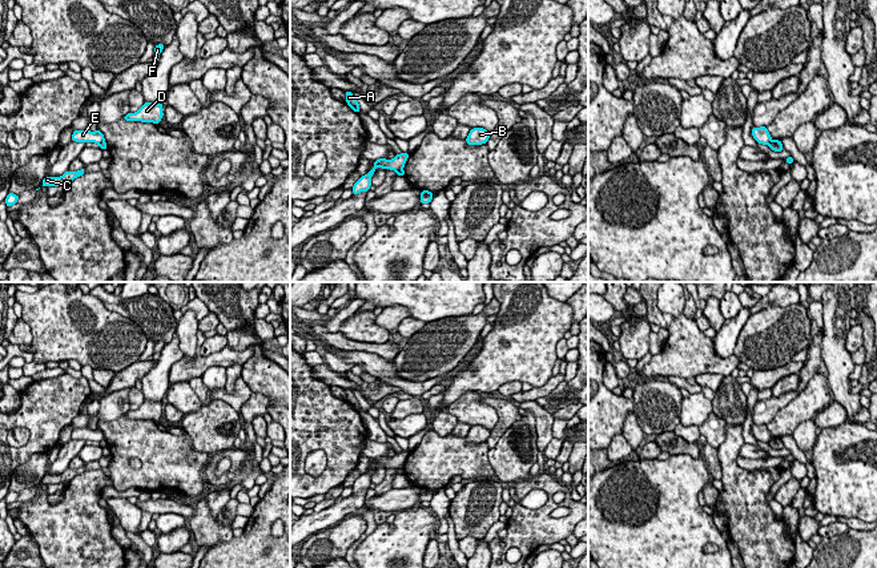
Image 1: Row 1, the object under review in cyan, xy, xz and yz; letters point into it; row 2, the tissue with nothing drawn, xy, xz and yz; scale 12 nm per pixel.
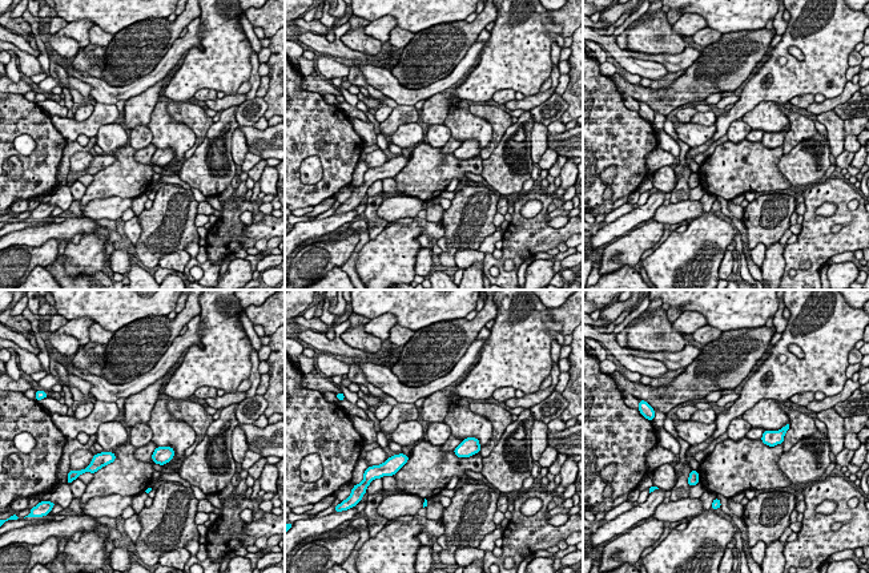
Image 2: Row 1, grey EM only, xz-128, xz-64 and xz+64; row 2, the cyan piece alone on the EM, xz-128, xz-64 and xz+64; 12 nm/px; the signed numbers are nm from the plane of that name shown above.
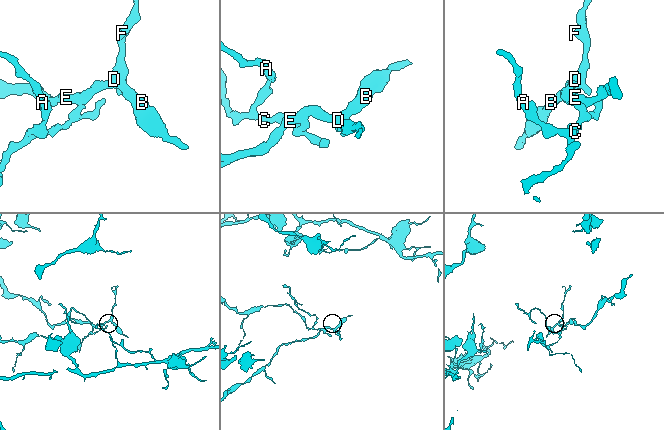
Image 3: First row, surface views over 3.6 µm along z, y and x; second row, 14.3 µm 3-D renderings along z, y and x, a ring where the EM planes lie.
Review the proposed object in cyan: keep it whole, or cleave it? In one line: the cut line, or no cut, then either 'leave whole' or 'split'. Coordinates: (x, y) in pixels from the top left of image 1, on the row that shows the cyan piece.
cut yz (771, 140), (768, 144); split

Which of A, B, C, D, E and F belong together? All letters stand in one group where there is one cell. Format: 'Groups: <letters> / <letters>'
Groups: A C / B D E F

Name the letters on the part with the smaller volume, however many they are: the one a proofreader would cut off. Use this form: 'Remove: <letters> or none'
Remove: B, D, E, F

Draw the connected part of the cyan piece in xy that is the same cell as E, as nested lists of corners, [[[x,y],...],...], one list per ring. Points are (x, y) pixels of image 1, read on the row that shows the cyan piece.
[[[88,129],[73,130],[71,140],[76,142],[94,142],[98,145],[105,141],[104,134],[98,129],[96,132],[90,132]]]

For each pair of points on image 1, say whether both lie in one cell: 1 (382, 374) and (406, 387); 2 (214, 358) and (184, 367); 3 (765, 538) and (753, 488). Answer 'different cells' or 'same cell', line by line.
1: same cell
2: same cell
3: same cell

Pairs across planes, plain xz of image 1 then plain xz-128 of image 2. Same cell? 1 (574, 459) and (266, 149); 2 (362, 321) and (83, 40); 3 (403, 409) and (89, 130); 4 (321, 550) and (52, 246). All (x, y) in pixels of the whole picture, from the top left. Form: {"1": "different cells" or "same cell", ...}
{"1": "different cells", "2": "different cells", "3": "same cell", "4": "same cell"}

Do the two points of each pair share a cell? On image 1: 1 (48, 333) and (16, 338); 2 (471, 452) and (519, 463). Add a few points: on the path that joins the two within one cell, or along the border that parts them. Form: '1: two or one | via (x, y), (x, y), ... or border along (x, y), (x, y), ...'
1: two | border along (21, 317), (29, 327), (31, 342), (20, 346)
2: two | border along (489, 448), (489, 464), (495, 475)

